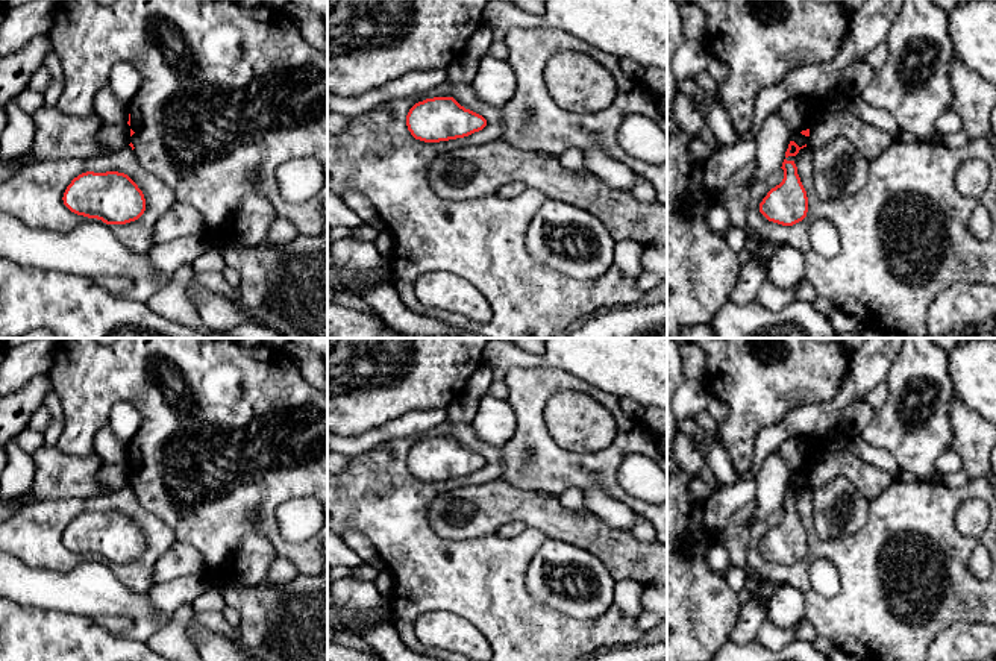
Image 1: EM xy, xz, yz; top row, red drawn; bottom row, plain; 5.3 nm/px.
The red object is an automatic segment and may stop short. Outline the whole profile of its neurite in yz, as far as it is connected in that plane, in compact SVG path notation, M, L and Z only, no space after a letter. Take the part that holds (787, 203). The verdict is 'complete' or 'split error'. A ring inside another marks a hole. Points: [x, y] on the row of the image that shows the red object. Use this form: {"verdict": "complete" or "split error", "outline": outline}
{"verdict": "split error", "outline": "M796 96L784 102L776 114L790 130L790 144L782 162L784 179L772 188L760 203L760 212L773 223L793 226L808 212L807 191L800 182L796 158L800 152L813 152L810 127L819 112L825 109L825 99Z"}

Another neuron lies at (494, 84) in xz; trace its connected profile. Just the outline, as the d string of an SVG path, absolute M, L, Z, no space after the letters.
M484 56L471 83L478 97L491 105L505 105L515 92L515 73L508 61Z

